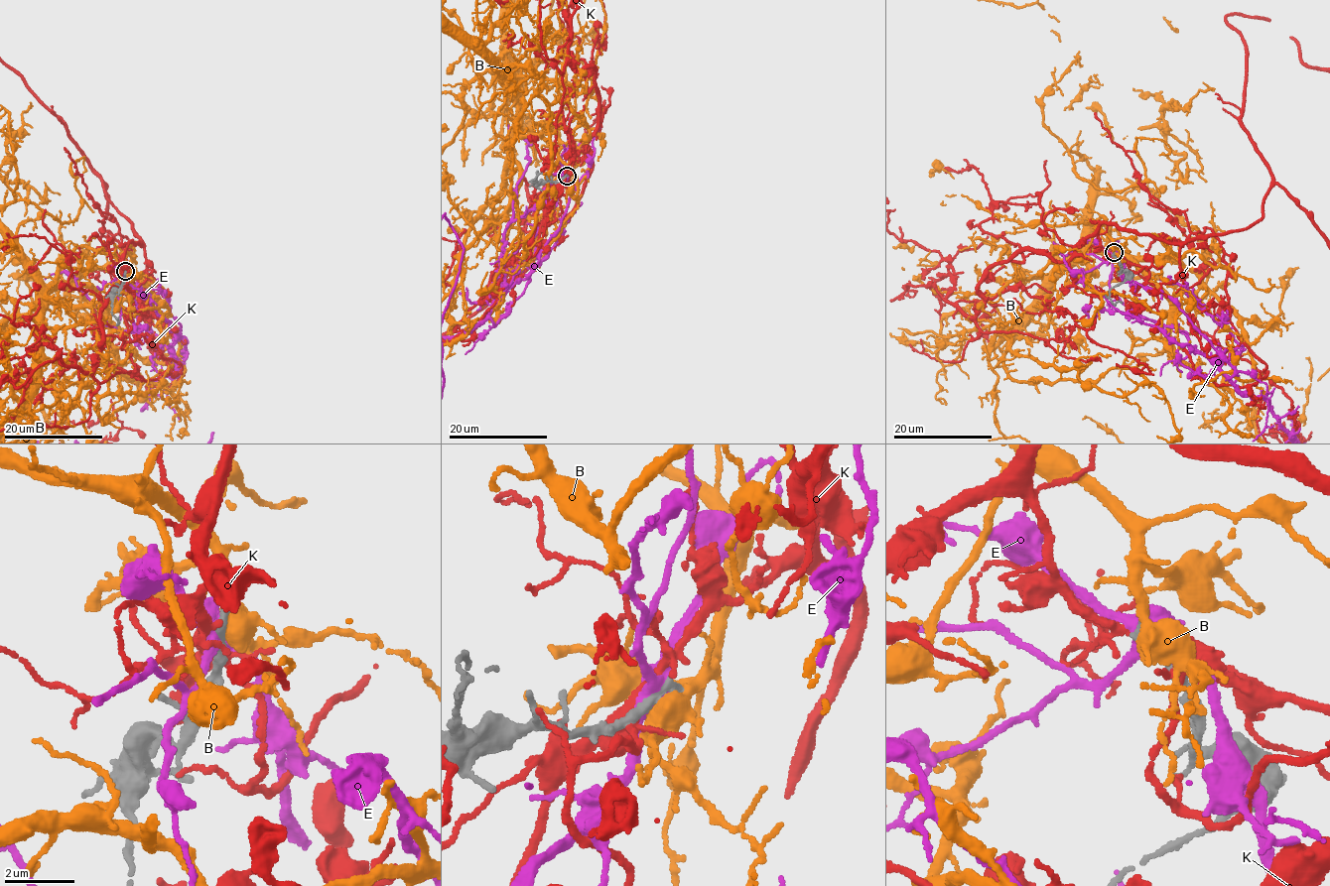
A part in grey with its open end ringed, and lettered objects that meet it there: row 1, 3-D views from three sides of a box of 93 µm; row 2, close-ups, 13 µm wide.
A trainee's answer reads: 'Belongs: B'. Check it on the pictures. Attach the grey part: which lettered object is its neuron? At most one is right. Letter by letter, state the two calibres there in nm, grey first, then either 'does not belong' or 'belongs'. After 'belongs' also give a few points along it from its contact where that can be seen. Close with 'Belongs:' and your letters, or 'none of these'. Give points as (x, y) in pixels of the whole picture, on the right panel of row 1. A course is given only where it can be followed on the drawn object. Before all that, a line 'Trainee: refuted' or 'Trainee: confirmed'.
Trainee: confirmed
B: 340 nm thick on the grey side, 440 nm on the other; belongs
E: 360 nm thick on the grey side, 440 nm on the other; does not belong
K: 260 nm thick on the grey side, 360 nm on the other; does not belong
Belongs: B

